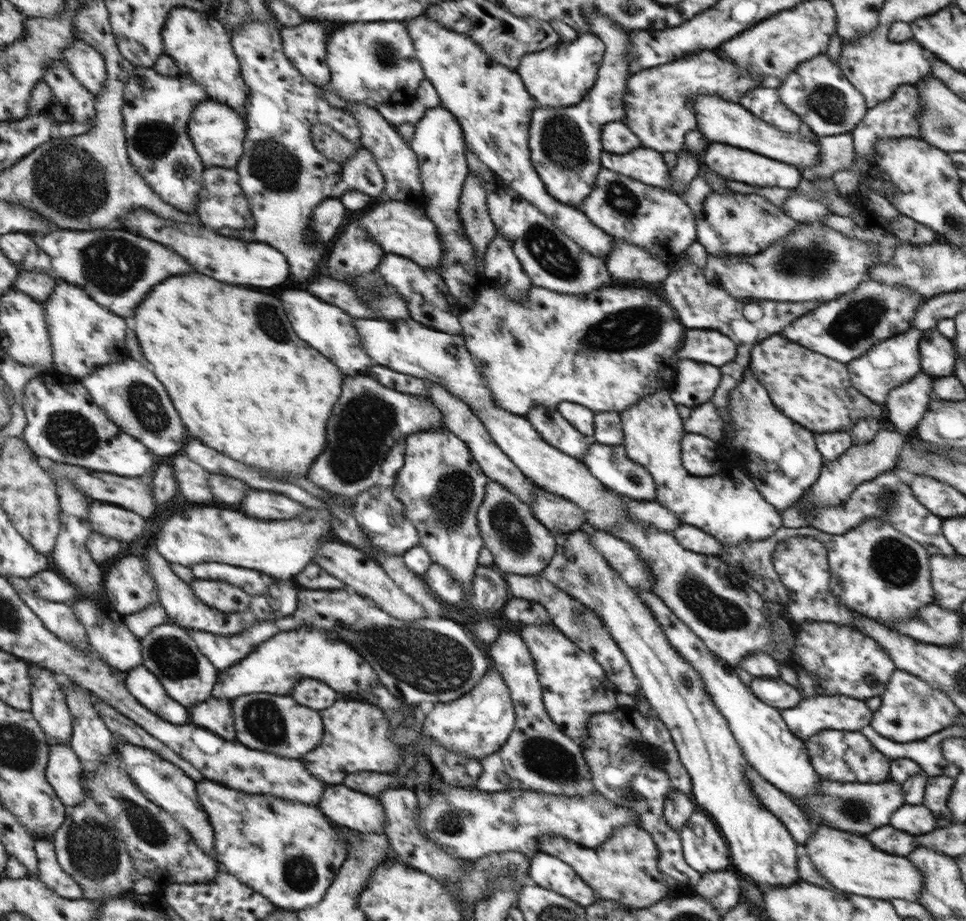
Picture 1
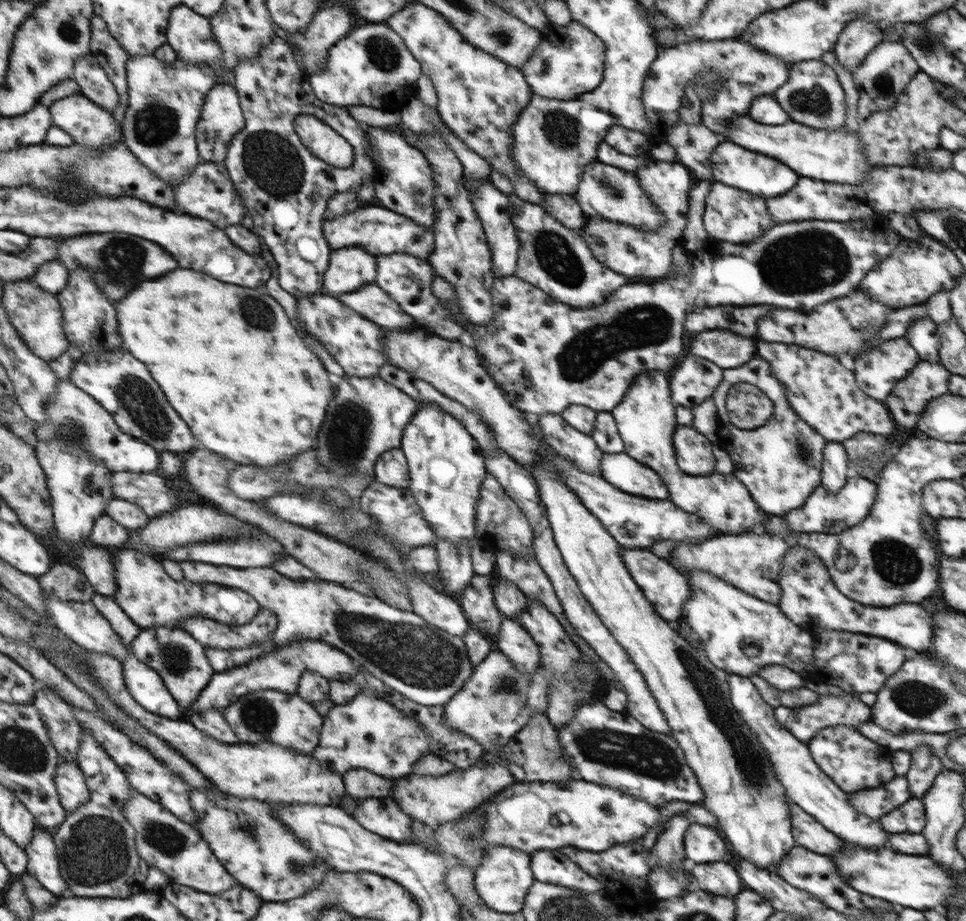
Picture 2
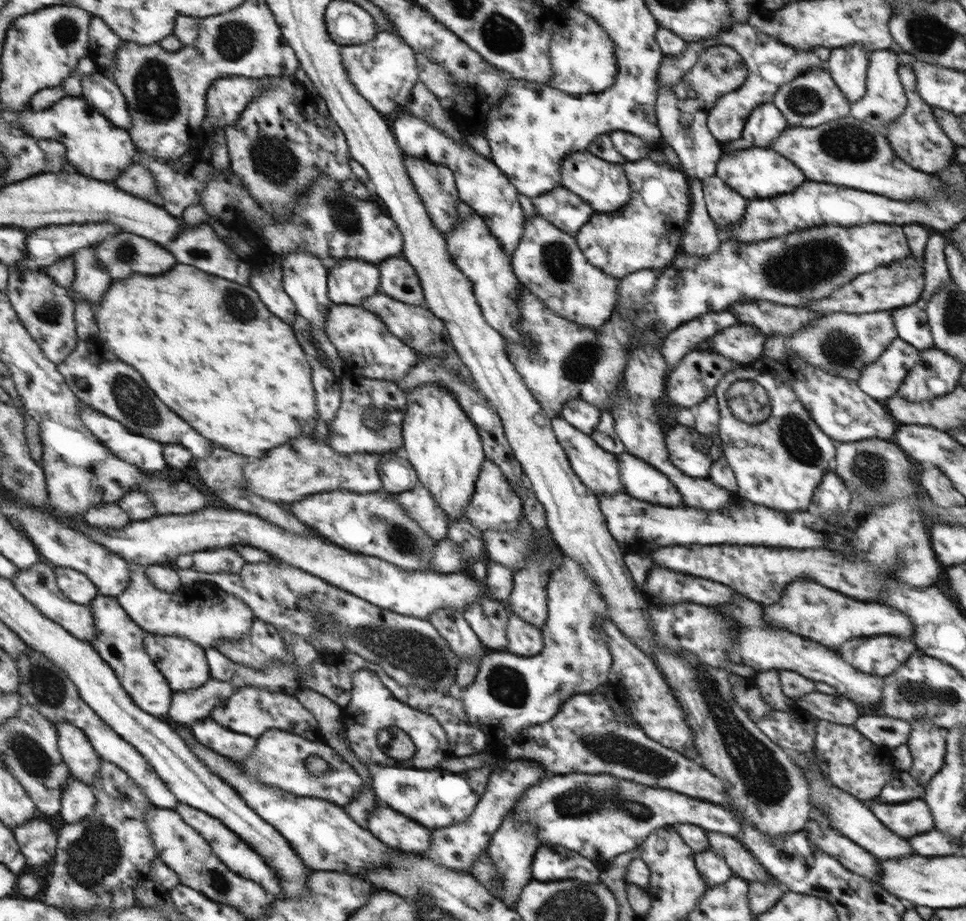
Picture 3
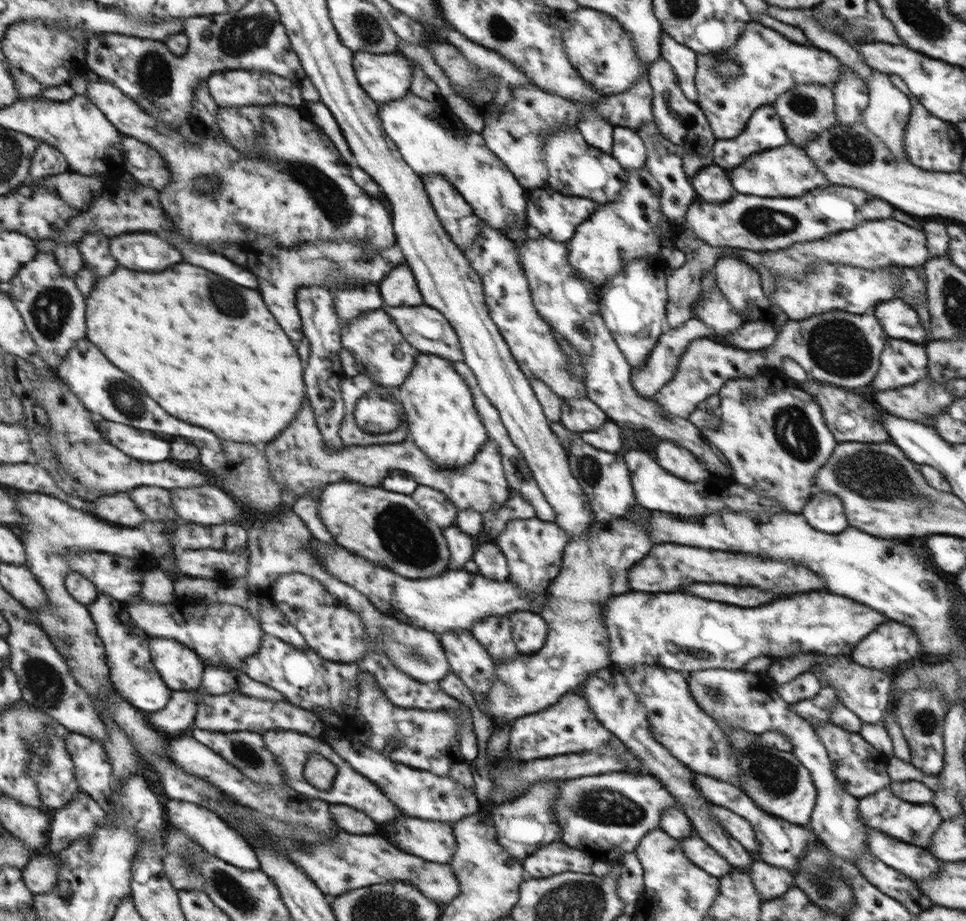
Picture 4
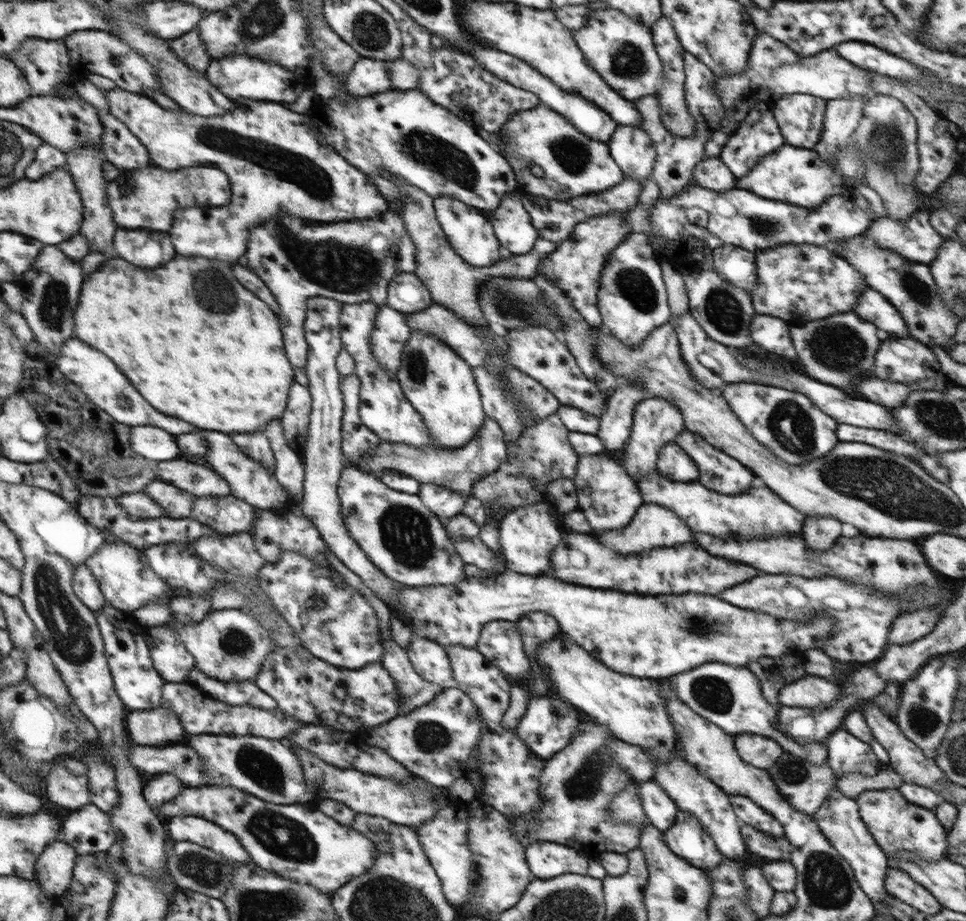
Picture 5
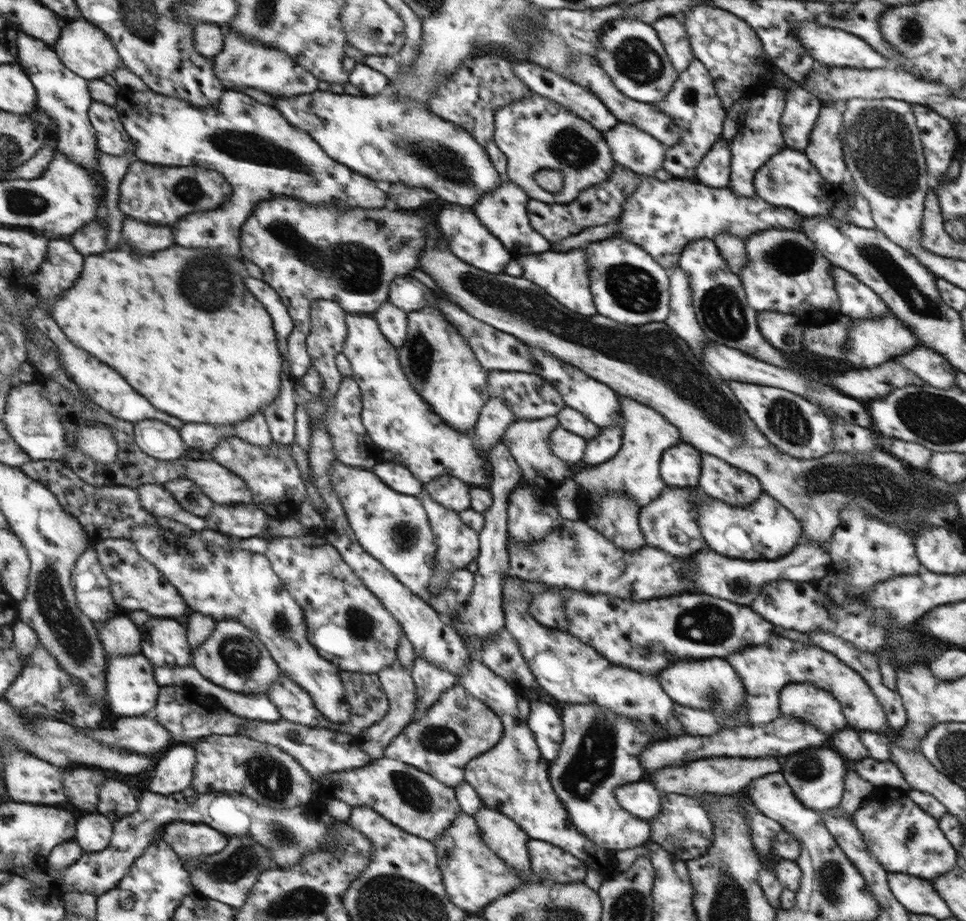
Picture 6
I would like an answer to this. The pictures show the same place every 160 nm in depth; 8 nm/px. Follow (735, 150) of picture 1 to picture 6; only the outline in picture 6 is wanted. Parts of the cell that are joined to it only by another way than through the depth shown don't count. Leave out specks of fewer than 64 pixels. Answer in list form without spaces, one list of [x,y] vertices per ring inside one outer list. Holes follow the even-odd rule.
[[[783,148],[770,156],[755,172],[752,178],[755,196],[772,206],[794,210],[805,216],[825,215],[830,212],[835,200],[843,196],[841,185],[830,184],[818,173],[814,163],[803,151]]]

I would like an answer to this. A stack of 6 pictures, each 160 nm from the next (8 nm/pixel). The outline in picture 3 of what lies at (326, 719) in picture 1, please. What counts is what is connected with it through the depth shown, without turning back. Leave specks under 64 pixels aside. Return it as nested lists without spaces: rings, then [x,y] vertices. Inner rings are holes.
[[[367,669],[355,672],[352,701],[343,711],[340,736],[362,765],[438,770],[447,758],[446,733],[434,715],[397,701],[377,675]]]

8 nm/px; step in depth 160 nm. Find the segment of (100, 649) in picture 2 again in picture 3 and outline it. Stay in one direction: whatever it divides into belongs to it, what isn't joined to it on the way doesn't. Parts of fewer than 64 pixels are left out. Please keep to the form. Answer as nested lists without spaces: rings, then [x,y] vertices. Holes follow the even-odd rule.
[[[46,560],[40,561],[38,565],[27,570],[20,570],[20,573],[11,578],[15,586],[26,595],[27,600],[31,601],[47,618],[54,619],[61,626],[66,627],[77,638],[82,639],[83,642],[91,643],[96,637],[96,620],[94,612],[90,606],[85,606],[73,602],[63,591],[59,588],[58,577],[55,574],[55,566],[50,566]]]

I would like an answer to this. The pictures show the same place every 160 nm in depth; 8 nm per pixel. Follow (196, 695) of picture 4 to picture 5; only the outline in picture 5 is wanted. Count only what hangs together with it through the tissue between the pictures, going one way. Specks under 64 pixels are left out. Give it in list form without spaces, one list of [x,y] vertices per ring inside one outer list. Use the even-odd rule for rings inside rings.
[[[162,705],[158,709],[130,711],[126,729],[133,745],[159,747],[177,742],[185,736],[185,727],[174,710]]]

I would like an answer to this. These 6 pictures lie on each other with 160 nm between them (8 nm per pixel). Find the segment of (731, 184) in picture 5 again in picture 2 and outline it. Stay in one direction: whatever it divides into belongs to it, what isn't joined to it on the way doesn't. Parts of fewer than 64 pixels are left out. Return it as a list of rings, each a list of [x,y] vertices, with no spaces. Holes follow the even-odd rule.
[[[717,181],[712,182],[709,193],[704,198],[702,223],[709,240],[736,245],[754,241],[775,224],[767,210],[766,199]]]

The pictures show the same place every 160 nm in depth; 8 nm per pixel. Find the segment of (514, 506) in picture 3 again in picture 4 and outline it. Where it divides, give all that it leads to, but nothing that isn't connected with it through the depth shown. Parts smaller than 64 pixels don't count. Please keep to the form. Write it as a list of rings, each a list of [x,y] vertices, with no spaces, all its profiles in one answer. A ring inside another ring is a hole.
[[[308,398],[303,402],[303,409],[295,421],[287,426],[281,436],[264,447],[269,463],[271,463],[272,477],[282,488],[288,486],[297,499],[305,496],[310,490],[324,488],[343,480],[363,486],[380,485],[385,478],[385,473],[399,469],[408,472],[418,485],[430,486],[442,491],[454,503],[457,510],[471,509],[481,515],[488,510],[501,508],[510,491],[505,472],[502,470],[502,454],[499,452],[498,444],[492,440],[487,439],[487,446],[479,450],[479,458],[475,458],[471,466],[459,467],[459,469],[437,467],[408,439],[389,445],[368,445],[331,450],[327,448],[324,436],[319,431],[315,411]]]

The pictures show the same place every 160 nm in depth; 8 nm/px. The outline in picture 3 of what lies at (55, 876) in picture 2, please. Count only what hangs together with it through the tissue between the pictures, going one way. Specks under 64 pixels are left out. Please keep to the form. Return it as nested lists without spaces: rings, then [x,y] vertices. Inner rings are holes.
[[[45,816],[28,820],[13,830],[29,866],[43,868],[53,862],[58,852],[58,831],[45,821]]]

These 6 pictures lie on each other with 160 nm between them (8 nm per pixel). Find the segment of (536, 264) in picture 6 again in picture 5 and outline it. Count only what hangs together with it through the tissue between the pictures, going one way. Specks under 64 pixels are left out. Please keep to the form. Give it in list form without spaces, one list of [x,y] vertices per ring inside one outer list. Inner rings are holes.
[[[617,211],[606,215],[589,217],[576,224],[571,234],[556,246],[556,249],[541,258],[540,271],[549,277],[569,298],[580,315],[592,326],[600,327],[602,317],[596,305],[601,269],[614,248],[630,233],[626,223],[628,211]]]

